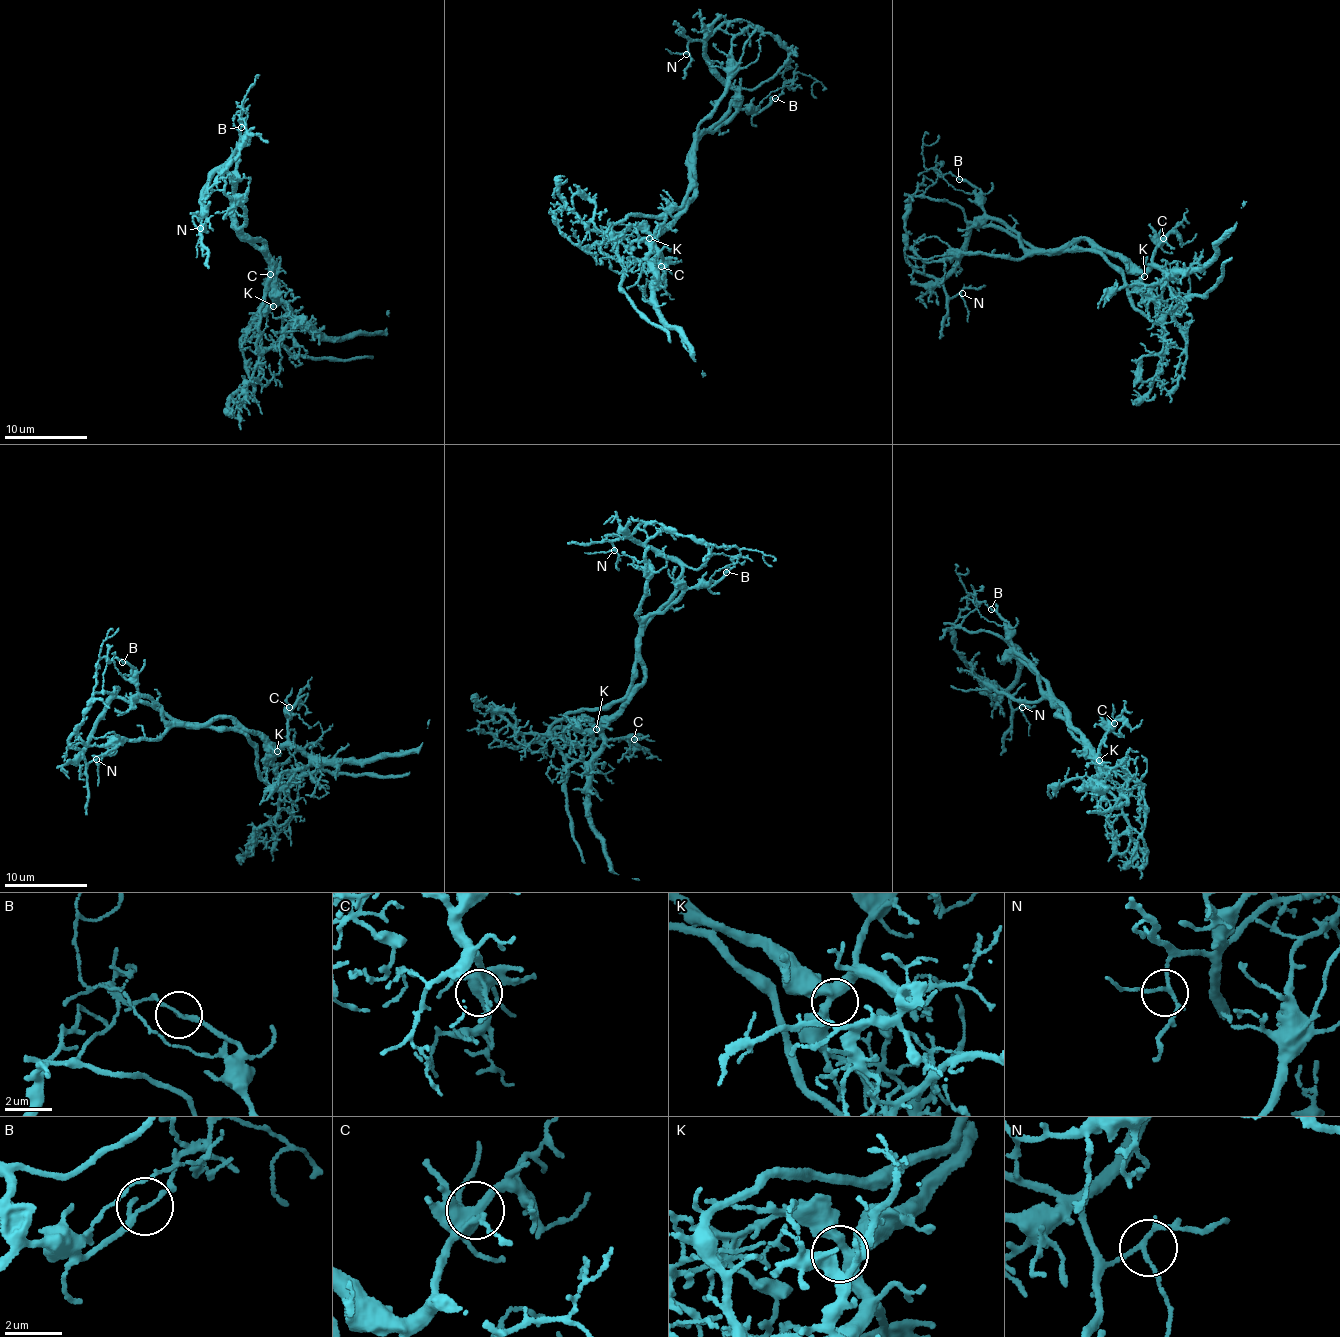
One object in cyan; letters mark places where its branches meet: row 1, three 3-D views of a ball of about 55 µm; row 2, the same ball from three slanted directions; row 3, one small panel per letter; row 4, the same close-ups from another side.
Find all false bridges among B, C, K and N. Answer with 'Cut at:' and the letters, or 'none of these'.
Cut at: B

